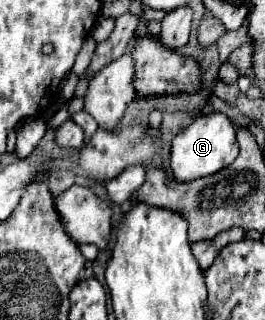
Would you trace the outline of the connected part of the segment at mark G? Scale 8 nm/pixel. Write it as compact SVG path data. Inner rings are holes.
M224 113L198 115L186 129L182 129L172 139L170 149L170 171L178 181L194 181L206 175L214 175L220 169L228 167L238 155L236 129L232 121Z

